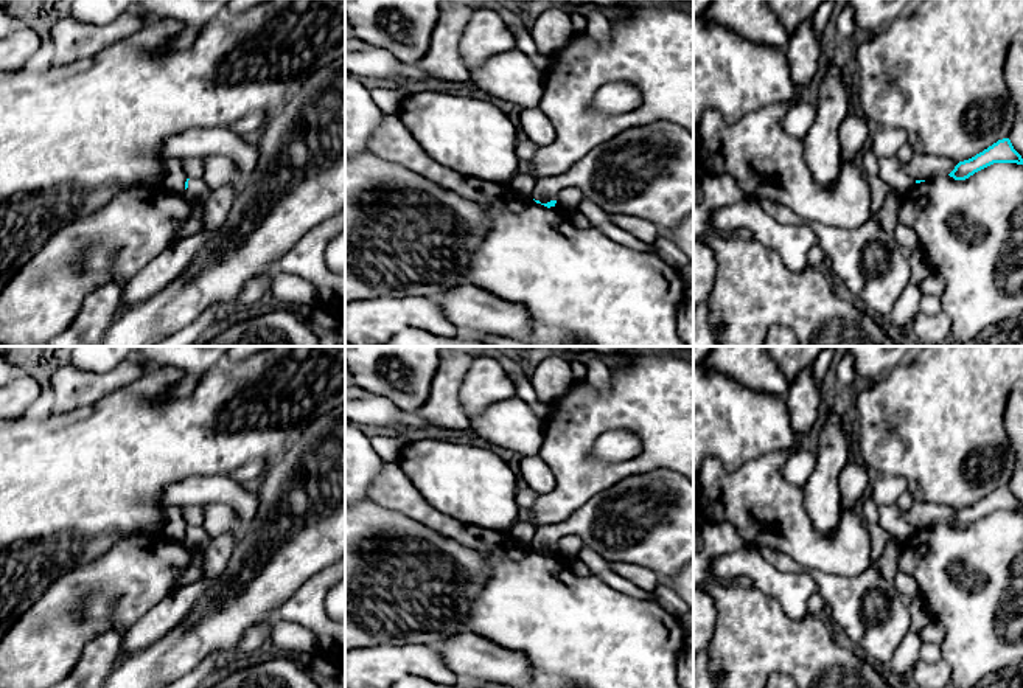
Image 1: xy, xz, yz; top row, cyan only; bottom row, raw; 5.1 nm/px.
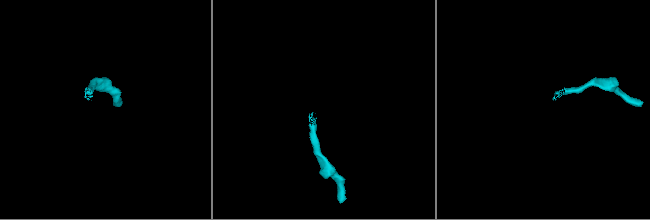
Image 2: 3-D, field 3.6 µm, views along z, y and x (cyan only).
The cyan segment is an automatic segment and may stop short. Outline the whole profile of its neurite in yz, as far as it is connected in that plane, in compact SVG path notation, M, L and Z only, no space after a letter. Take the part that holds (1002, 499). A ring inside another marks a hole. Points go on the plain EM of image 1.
M1009 486L998 488L975 505L959 509L948 522L955 528L965 528L975 520L993 513L993 511L1017 511L1023 513L1021 503L1014 497Z

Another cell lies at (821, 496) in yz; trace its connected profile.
M841 402L829 412L818 438L816 466L805 483L804 505L813 526L830 534L840 522L838 478L850 460L847 438L849 413Z

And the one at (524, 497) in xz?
M525 485L518 486L515 492L515 502L518 503L519 508L529 509L530 505L536 500L538 492L533 489L527 488Z

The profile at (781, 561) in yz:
M762 547L759 548L759 553L763 556L766 562L770 562L776 570L782 573L812 572L779 550Z

